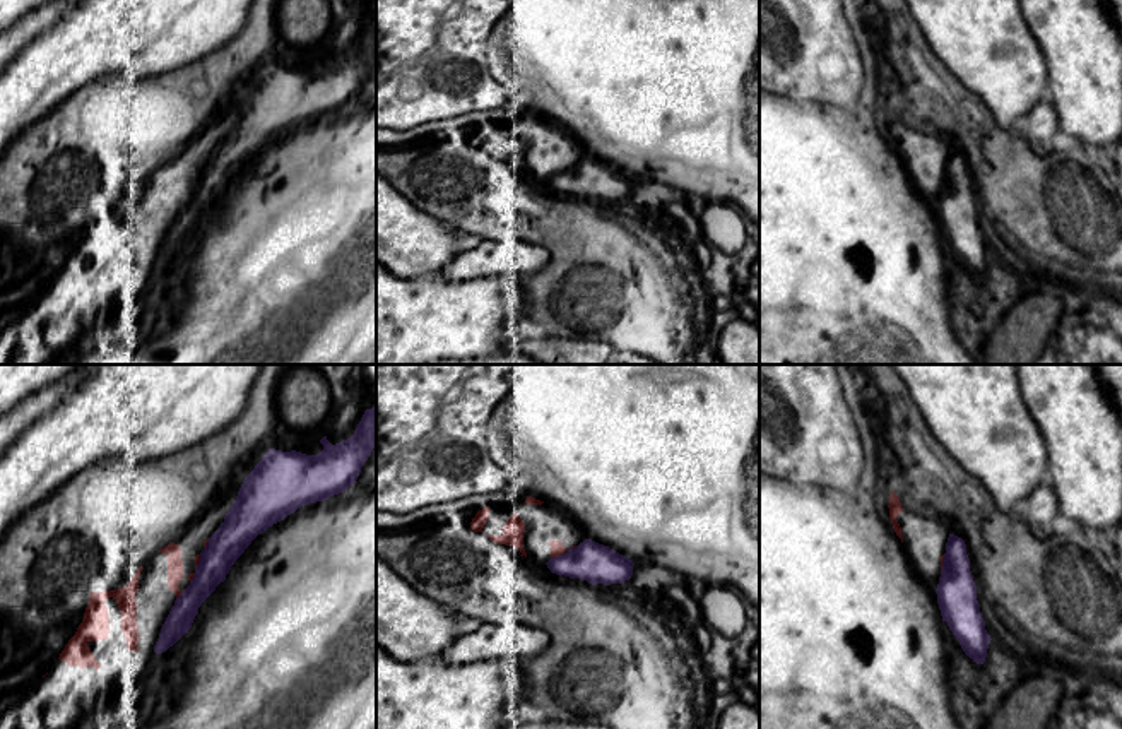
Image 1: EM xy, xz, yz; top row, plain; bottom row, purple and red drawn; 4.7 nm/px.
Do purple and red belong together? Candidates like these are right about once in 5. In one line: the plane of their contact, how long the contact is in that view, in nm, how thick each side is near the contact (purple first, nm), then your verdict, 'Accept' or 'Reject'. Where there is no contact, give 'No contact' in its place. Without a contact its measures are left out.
Touches purple in xz. Shared border 100 nm. Thickness 190 nm (purple) against 60 nm. Reject

